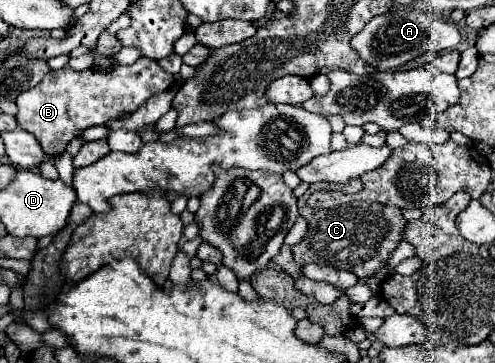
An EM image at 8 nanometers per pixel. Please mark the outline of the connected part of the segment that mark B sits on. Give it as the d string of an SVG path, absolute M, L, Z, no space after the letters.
M140 58L138 62L134 62L130 66L116 66L112 72L100 72L94 68L76 72L76 70L64 66L60 70L50 70L38 86L30 88L28 92L22 92L16 98L16 104L18 104L16 120L18 120L20 128L24 128L26 132L36 136L36 140L40 142L42 150L48 152L48 156L58 156L66 150L68 142L76 136L82 136L82 132L86 128L96 126L96 124L108 124L110 120L120 120L122 114L134 114L150 96L164 92L172 84L174 84L174 76L170 76L168 72L162 72L158 62L154 62L150 58Z

